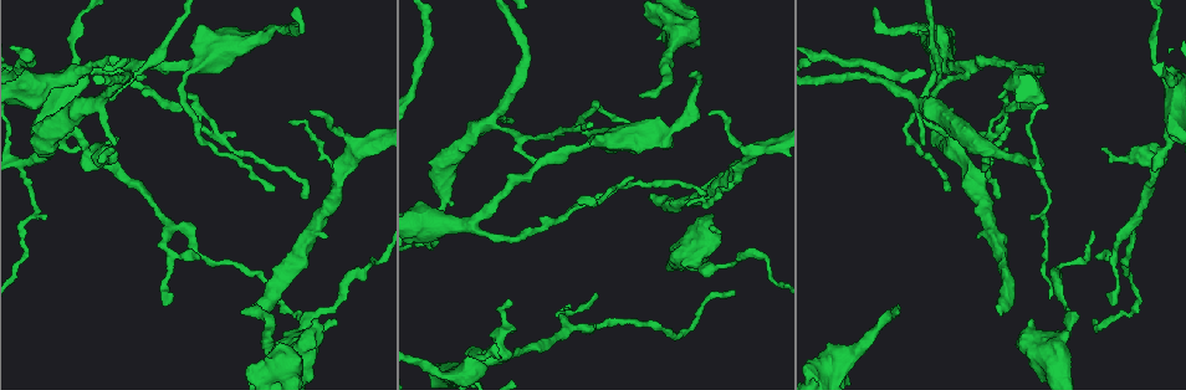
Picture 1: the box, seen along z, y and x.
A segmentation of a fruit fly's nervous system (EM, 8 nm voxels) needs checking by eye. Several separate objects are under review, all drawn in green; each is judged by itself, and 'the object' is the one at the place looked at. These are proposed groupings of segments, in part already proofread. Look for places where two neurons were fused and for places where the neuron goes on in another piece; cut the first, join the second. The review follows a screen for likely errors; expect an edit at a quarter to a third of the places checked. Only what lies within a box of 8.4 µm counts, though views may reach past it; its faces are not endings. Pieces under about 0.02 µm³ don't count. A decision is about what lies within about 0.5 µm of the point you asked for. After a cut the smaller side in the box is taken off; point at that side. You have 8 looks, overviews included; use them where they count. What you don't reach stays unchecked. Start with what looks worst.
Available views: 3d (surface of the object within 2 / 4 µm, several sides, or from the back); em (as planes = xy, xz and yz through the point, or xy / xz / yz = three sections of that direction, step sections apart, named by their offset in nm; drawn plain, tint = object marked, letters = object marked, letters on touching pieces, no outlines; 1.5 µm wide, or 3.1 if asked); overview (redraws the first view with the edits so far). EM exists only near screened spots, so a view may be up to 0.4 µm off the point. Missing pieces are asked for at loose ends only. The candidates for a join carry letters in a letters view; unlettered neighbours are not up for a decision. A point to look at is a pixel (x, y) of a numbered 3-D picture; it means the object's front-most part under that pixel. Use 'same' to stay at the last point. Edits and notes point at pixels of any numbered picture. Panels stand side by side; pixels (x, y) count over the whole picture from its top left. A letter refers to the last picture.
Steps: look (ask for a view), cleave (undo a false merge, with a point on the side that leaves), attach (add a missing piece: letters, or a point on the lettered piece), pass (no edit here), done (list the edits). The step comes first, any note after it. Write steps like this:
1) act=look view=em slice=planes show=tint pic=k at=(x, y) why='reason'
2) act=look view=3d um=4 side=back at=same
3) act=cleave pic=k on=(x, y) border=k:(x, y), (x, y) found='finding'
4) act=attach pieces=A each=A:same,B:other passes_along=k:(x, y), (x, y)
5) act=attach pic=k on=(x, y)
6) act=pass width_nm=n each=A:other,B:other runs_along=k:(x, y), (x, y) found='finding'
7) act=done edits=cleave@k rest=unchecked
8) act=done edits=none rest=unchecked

act=look view=em slice=planes show=tint pic=1 at=(533, 166) why='abrupt turn'

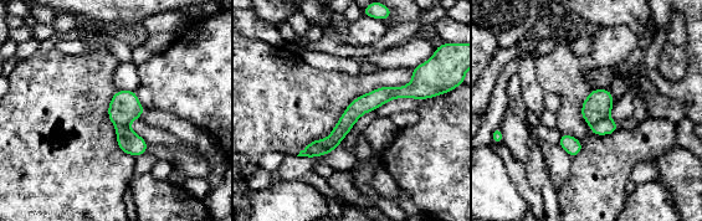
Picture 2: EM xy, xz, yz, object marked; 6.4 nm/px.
act=look view=em slice=planes show=letters at=same why='see the neighbours'

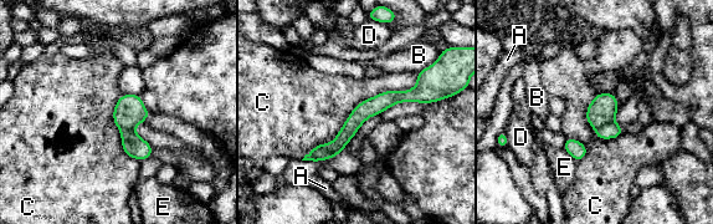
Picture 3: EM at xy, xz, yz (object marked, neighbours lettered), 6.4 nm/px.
act=cleave pic=3 on=(613, 131) longest_contact=C:950nm each=A:other,B:other,C:other,D:other,E:other border=3:(613, 121), (595, 130) found='two neurons meet here'

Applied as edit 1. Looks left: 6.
act=look view=3d um=4 pic=1 at=(195, 136)

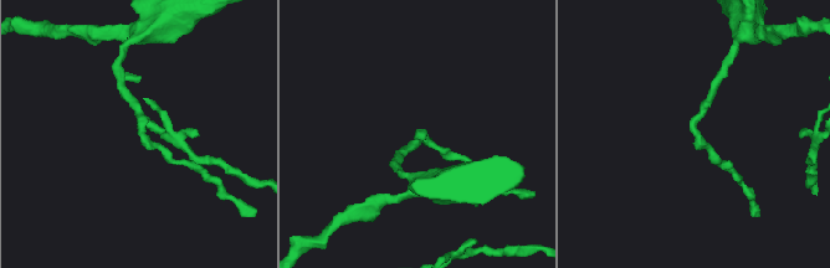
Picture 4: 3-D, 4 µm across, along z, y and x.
act=look view=em slice=planes show=letters pic=4 at=(419, 135) why='shape alone is not enough'

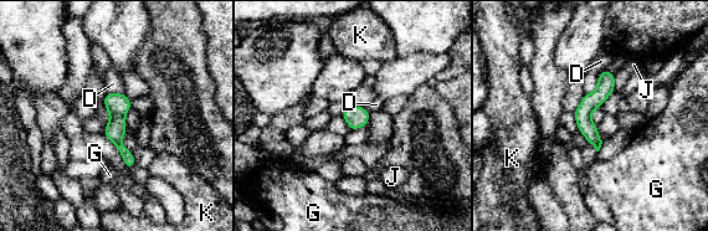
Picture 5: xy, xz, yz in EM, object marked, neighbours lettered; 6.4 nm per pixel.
act=pass width_nm=110 each=D:other,G:other,J:other,K:other runs_along=5:(109, 96), (117, 104), (117, 144), (131, 164) found='continuous, no second neuron'

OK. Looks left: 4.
act=look view=em slice=xz step=8 show=letters pic=1 at=(471, 359) why='thick turns thin'

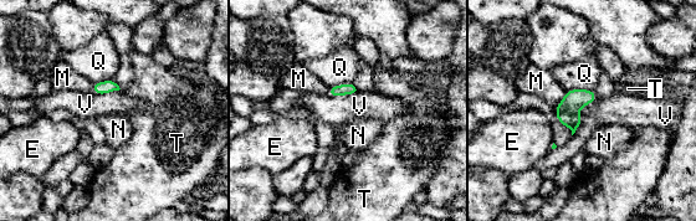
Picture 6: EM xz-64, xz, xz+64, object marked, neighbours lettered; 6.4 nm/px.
act=pass longest_contact=V:200nm each=E:other,M:other,N:other,Q:other,T:other,V:other found='all the same neuron'

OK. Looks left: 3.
act=done edits=cleave@3 rest=unchecked

